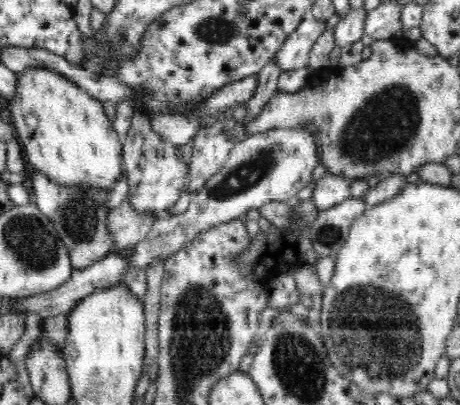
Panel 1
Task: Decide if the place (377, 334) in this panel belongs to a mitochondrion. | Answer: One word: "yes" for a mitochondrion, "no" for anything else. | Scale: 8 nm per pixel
yes

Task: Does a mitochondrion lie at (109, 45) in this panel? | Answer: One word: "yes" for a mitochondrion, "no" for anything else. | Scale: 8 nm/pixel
yes

